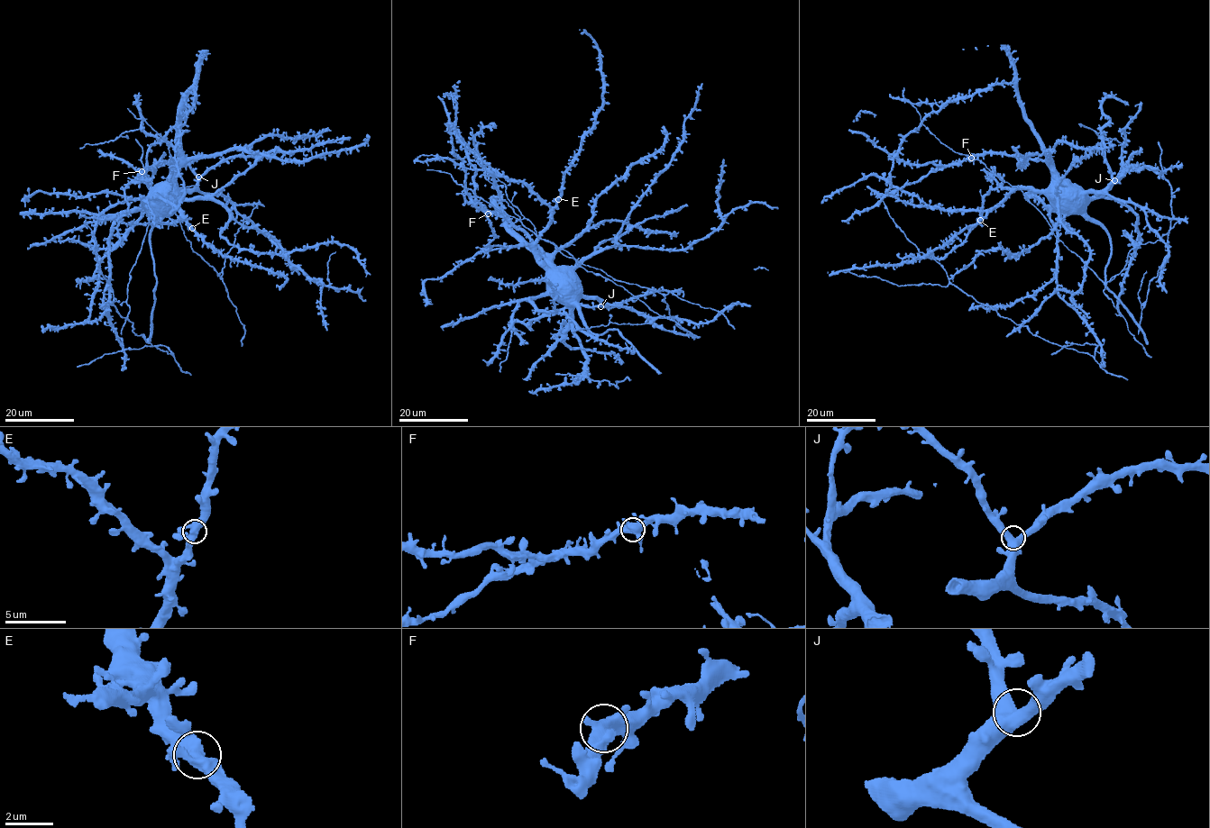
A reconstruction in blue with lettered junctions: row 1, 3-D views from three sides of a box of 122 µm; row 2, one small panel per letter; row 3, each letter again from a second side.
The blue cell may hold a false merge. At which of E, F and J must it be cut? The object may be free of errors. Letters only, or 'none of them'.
none of them

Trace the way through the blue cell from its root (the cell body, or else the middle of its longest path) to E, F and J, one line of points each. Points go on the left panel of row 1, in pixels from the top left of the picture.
E: (162, 198), (163, 187), (158, 196), (175, 205), (191, 228)
F: (162, 198), (162, 189), (169, 186), (178, 165), (160, 163), (142, 171)
J: (162, 198), (162, 192), (194, 190), (198, 177)

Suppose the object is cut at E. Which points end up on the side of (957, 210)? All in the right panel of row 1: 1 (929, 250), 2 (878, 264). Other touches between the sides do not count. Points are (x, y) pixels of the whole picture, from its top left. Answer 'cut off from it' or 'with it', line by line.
1: cut off from it
2: cut off from it

